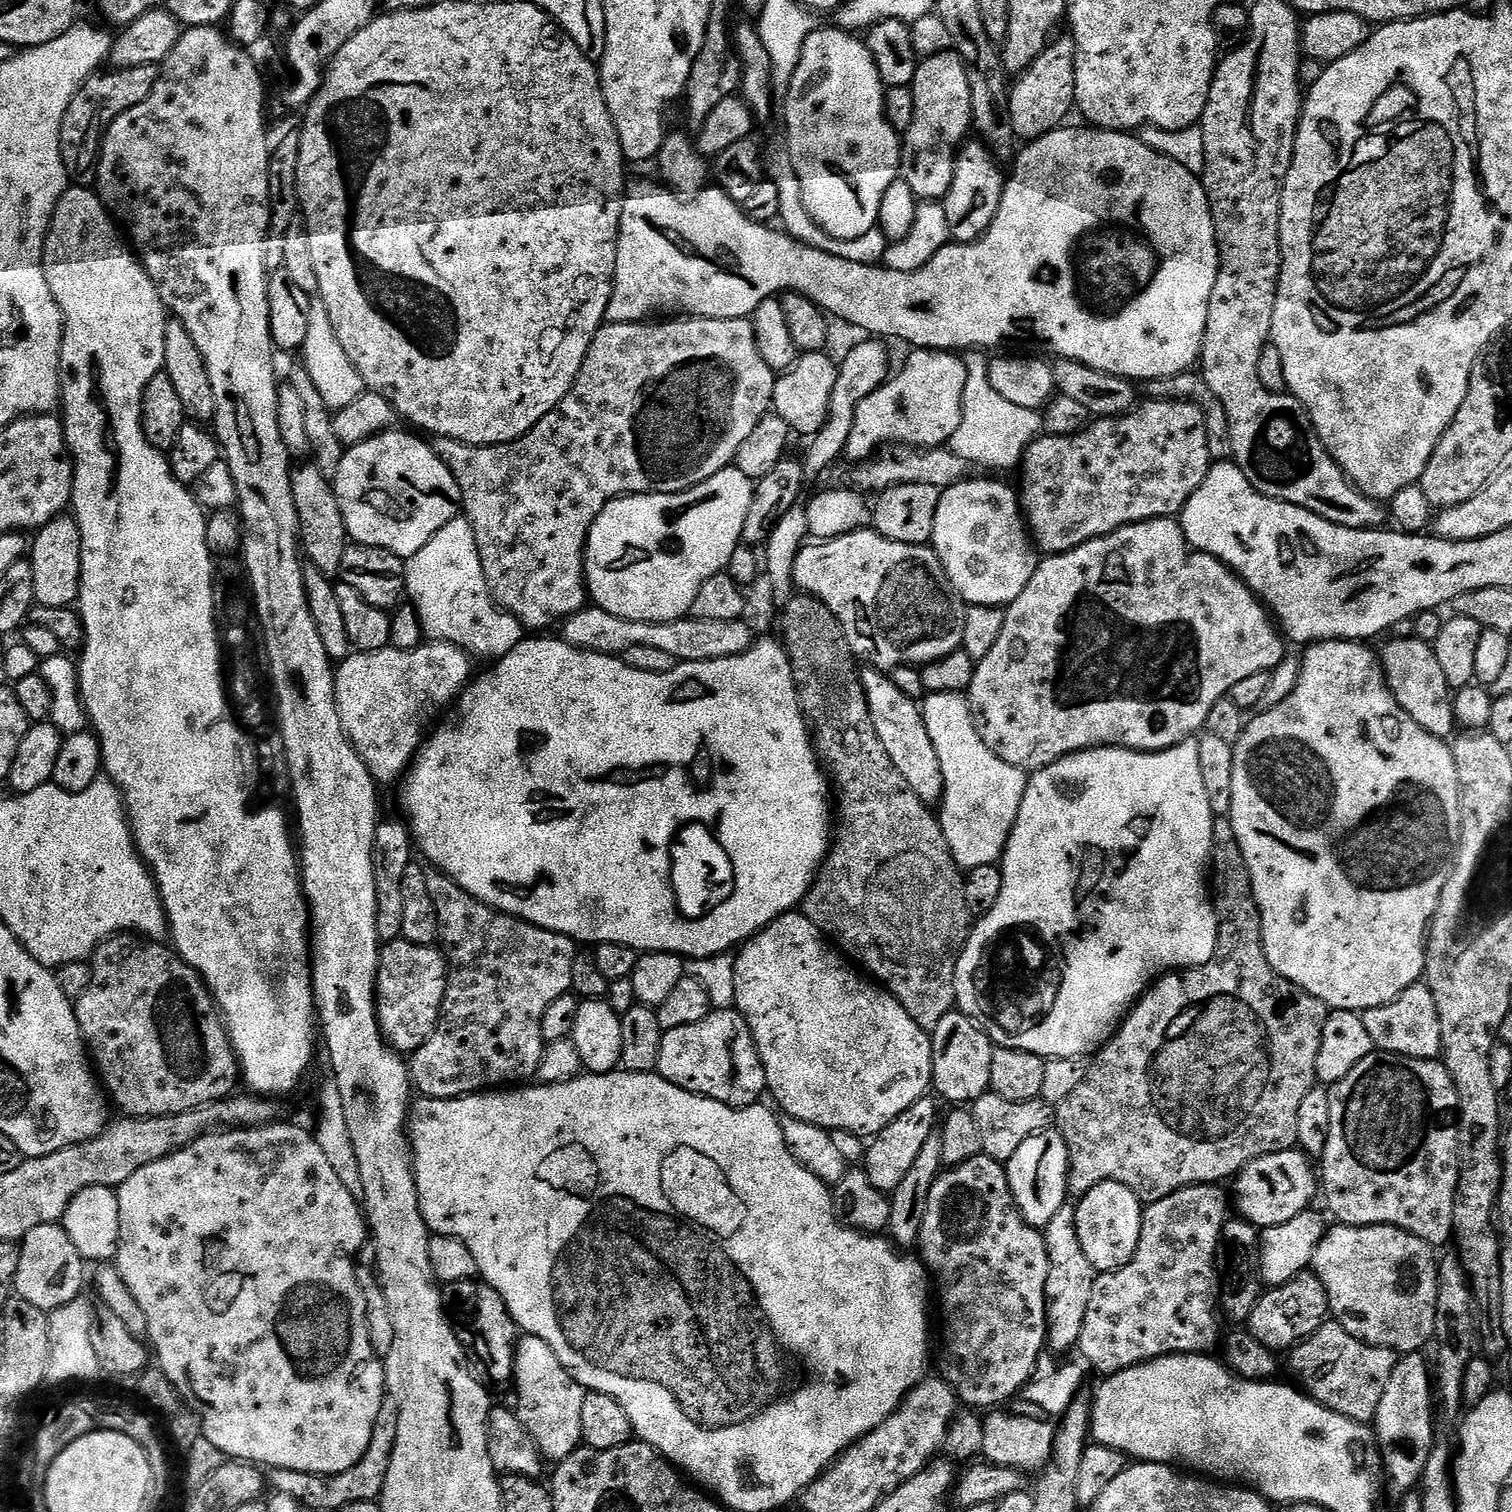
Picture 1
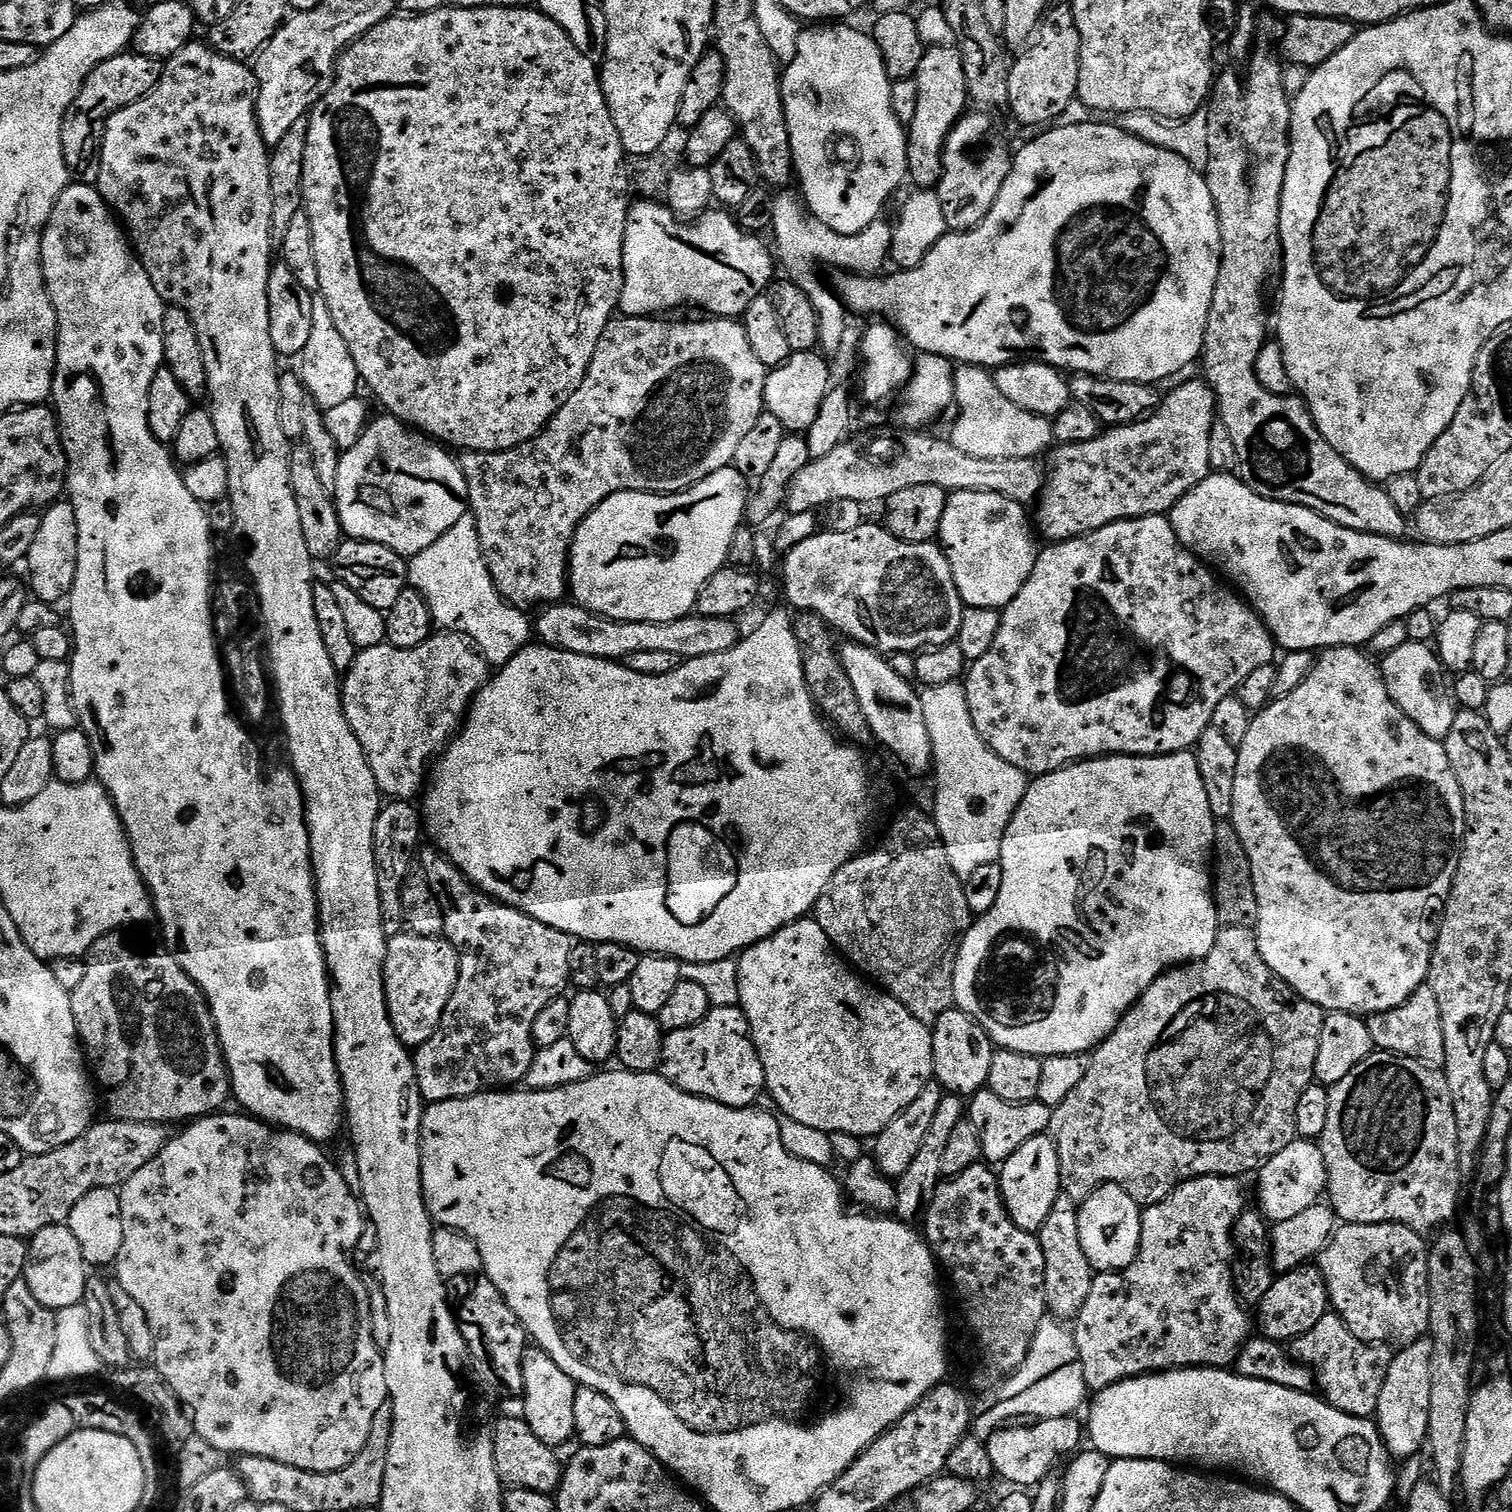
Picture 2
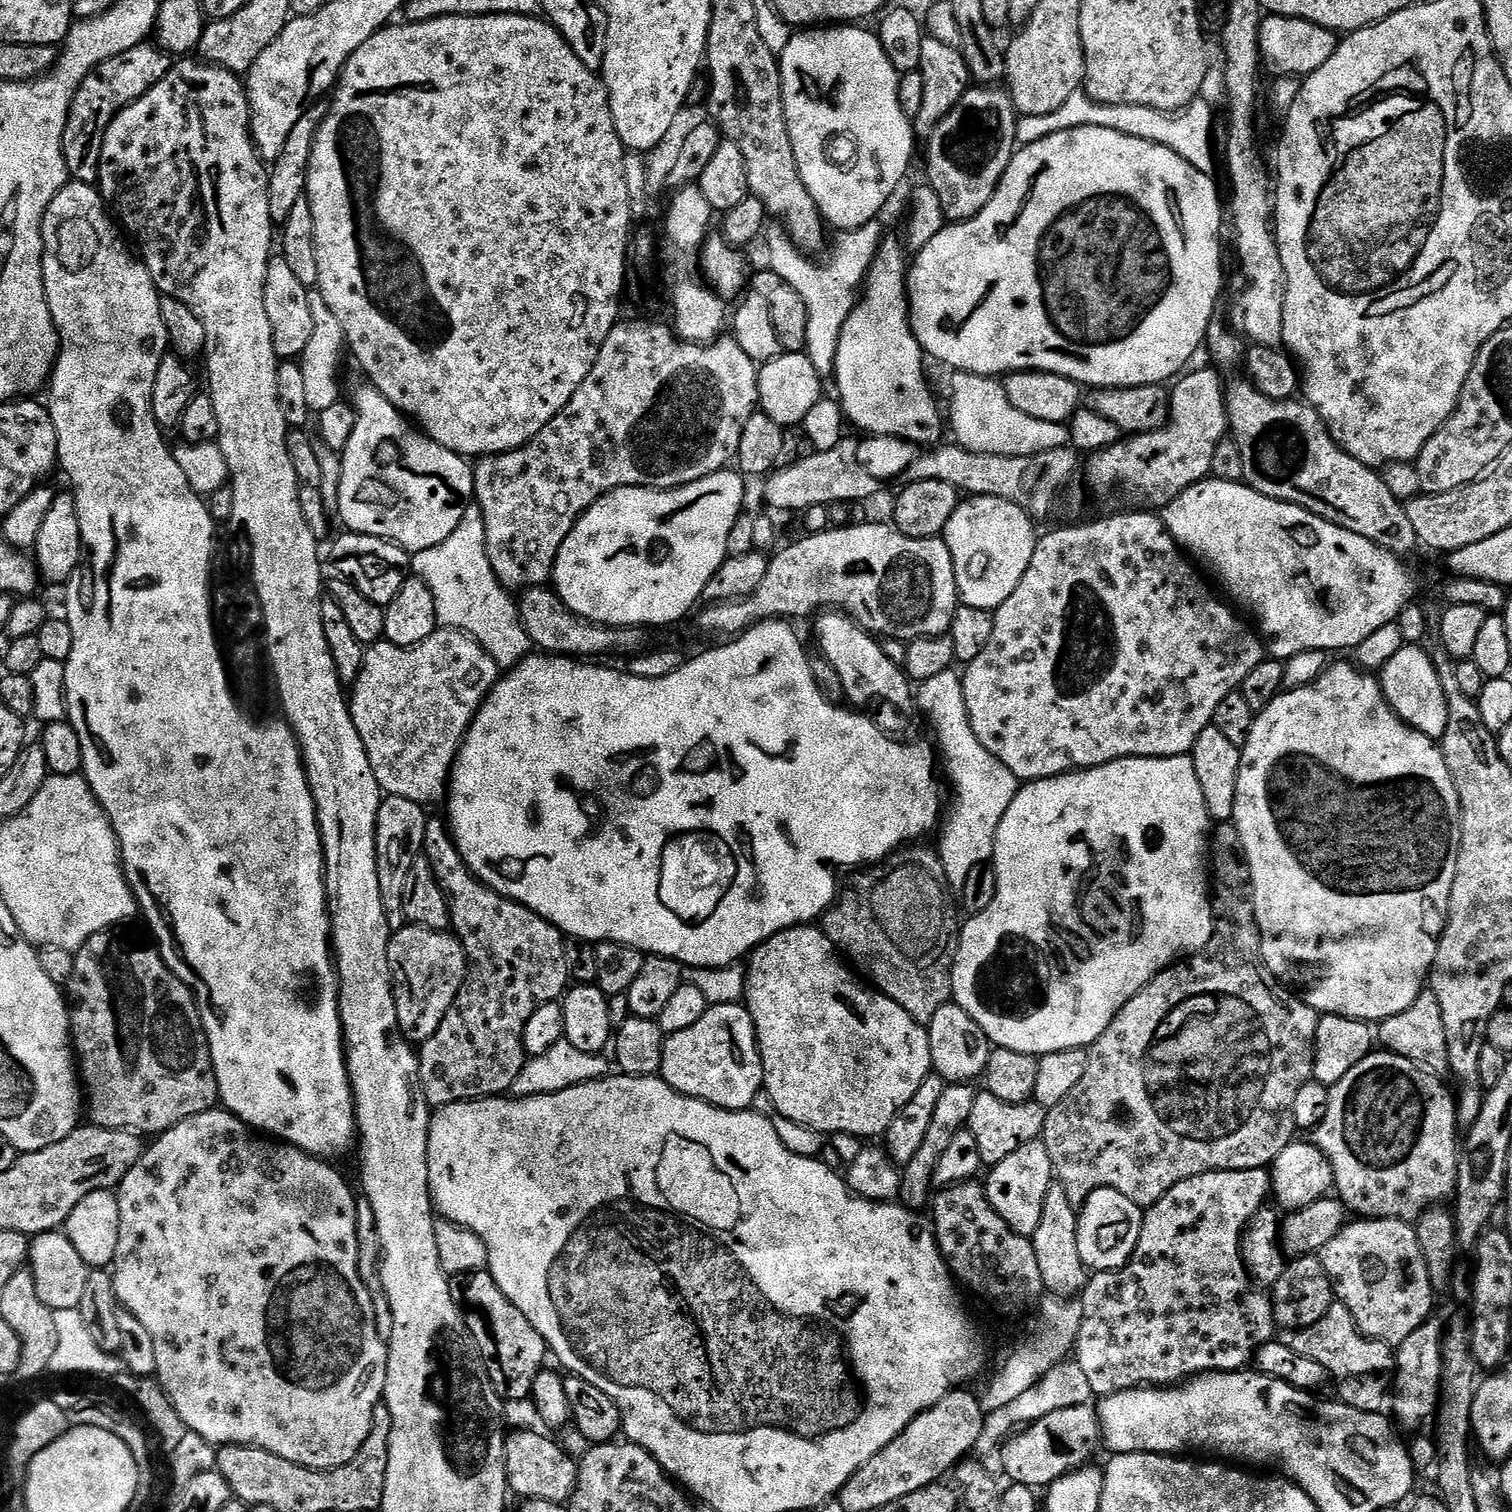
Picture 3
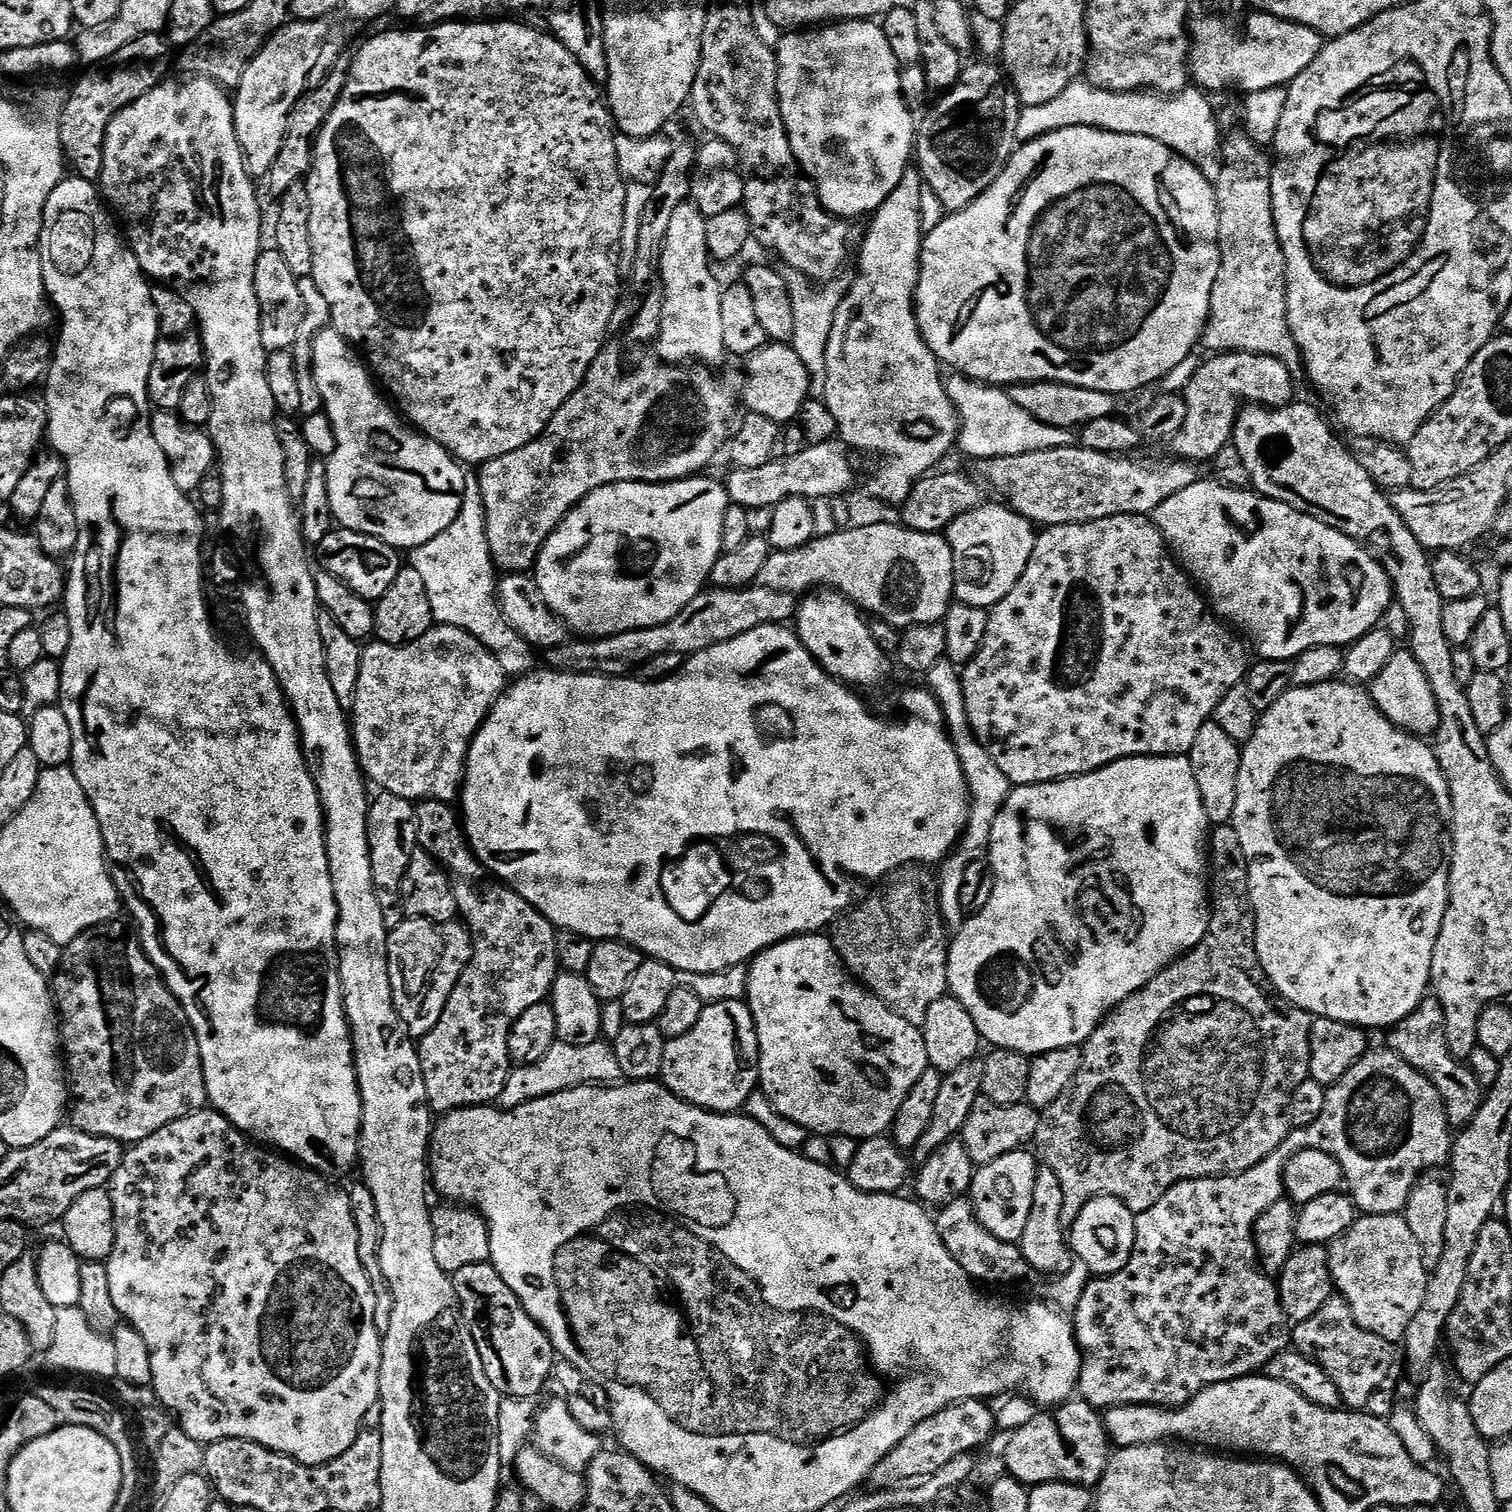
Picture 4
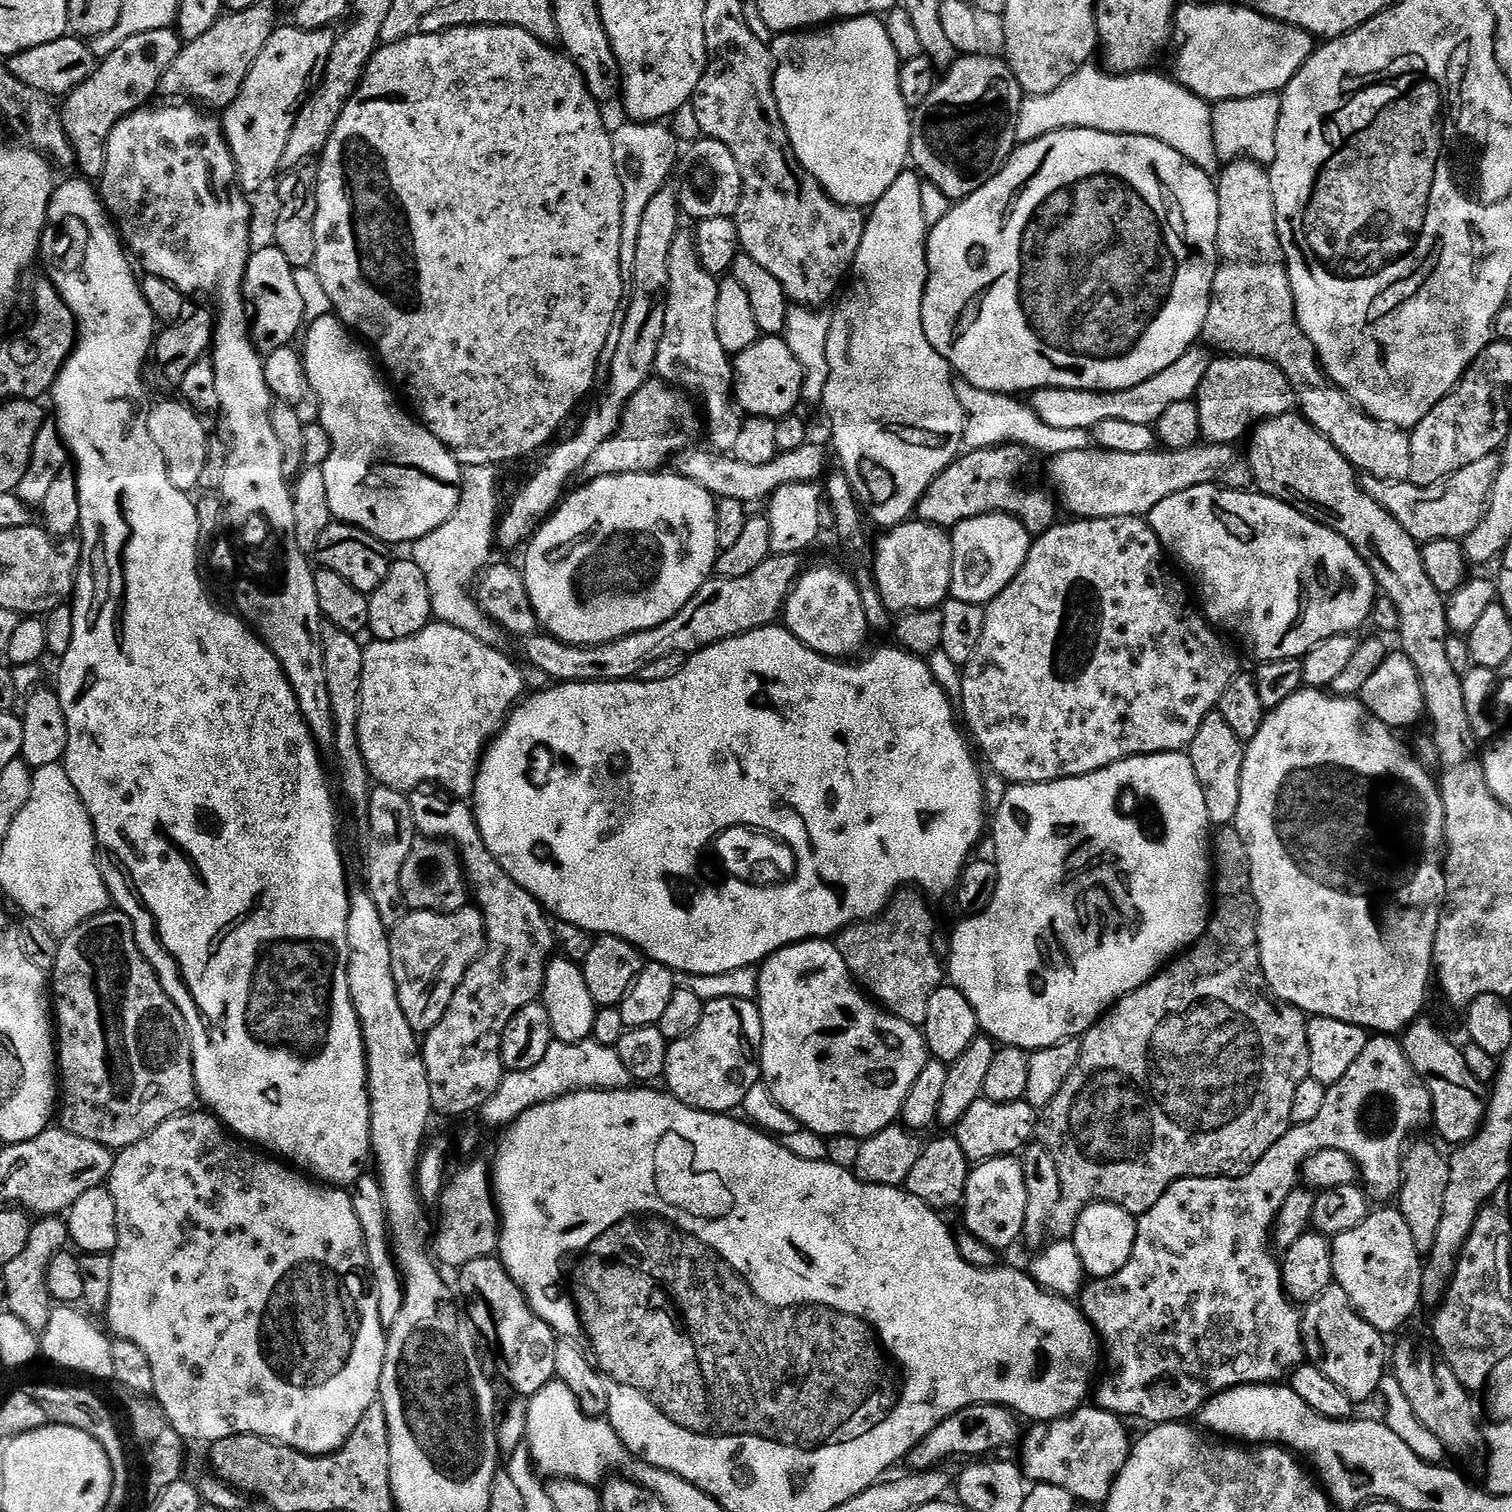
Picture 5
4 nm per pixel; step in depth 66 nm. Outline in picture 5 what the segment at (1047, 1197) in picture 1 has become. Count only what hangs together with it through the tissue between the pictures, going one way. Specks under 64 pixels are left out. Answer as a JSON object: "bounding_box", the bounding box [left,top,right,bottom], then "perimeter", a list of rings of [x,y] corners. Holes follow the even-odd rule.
{"bounding_box":[963,1156,1026,1250],"perimeter":[[[1000,1156],[997,1160],[977,1163],[964,1183],[963,1212],[967,1235],[978,1238],[986,1246],[1003,1250],[1019,1241],[1026,1222],[1026,1178],[1022,1178],[1019,1159]]]}

